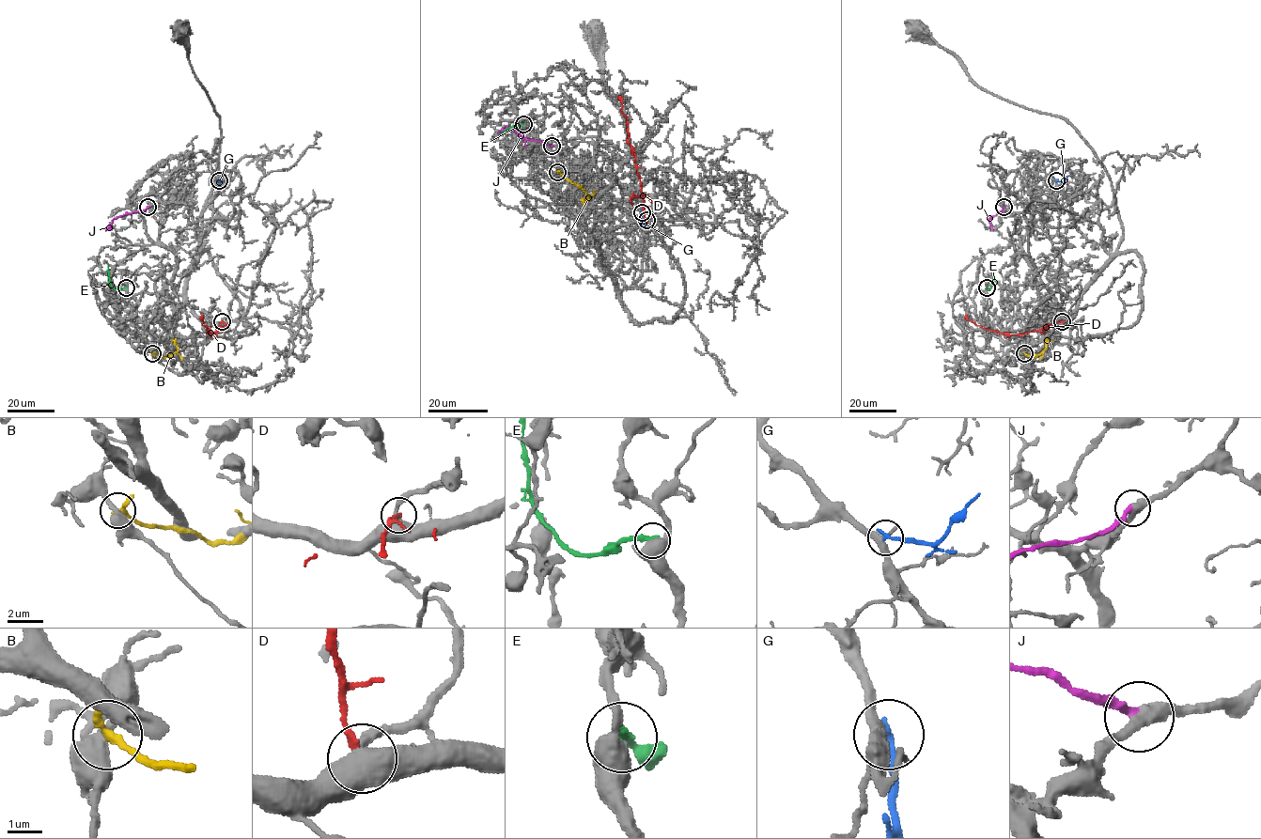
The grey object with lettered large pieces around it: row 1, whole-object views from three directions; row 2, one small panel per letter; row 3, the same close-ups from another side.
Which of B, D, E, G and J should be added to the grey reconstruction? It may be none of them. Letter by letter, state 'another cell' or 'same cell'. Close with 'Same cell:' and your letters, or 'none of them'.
B: another cell
D: another cell
E: another cell
G: another cell
J: another cell
Same cell: none of them

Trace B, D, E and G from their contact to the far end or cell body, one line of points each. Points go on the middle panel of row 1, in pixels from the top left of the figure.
B: (557, 172), (588, 195), (584, 208)
D: (646, 220), (633, 148), (628, 141), (628, 120), (620, 110), (621, 97)
E: (523, 124), (501, 132)
G: (642, 212), (646, 227)

